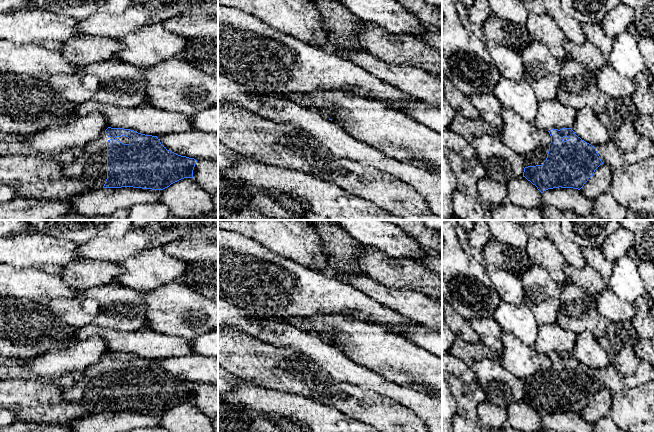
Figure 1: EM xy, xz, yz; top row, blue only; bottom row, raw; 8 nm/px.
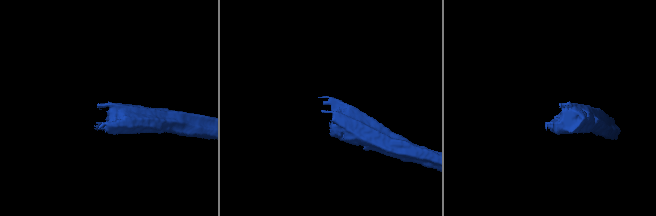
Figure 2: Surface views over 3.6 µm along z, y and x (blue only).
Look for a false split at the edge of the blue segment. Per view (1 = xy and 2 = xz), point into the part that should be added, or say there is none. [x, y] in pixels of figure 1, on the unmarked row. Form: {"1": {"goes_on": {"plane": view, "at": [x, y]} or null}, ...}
{"1": {"goes_on": {"plane": "xy", "at": [91, 392]}}, "2": {"goes_on": null}}

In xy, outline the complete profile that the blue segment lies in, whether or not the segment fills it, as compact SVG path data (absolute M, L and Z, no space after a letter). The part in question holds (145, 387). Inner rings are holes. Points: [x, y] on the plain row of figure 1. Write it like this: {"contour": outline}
{"contour": "M108 351L98 363L92 364L83 373L80 382L64 389L63 398L82 405L91 414L121 411L163 414L181 403L193 402L197 386L194 382L167 374L157 360L124 352Z"}

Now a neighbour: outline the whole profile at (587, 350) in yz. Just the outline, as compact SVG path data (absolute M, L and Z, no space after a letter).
M590 331L577 334L572 354L583 365L597 370L610 365L609 357Z

